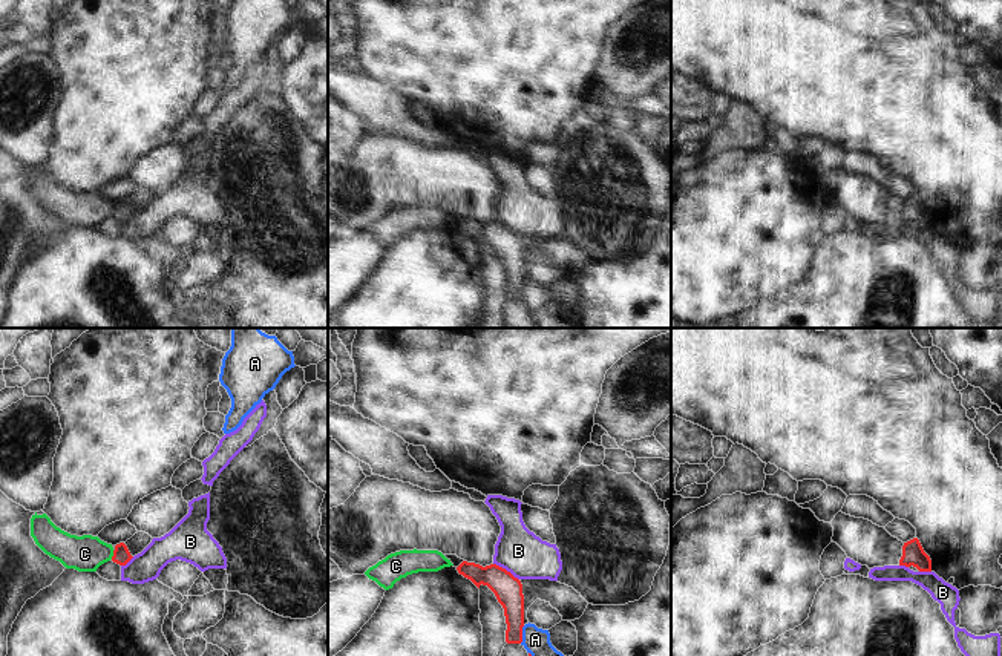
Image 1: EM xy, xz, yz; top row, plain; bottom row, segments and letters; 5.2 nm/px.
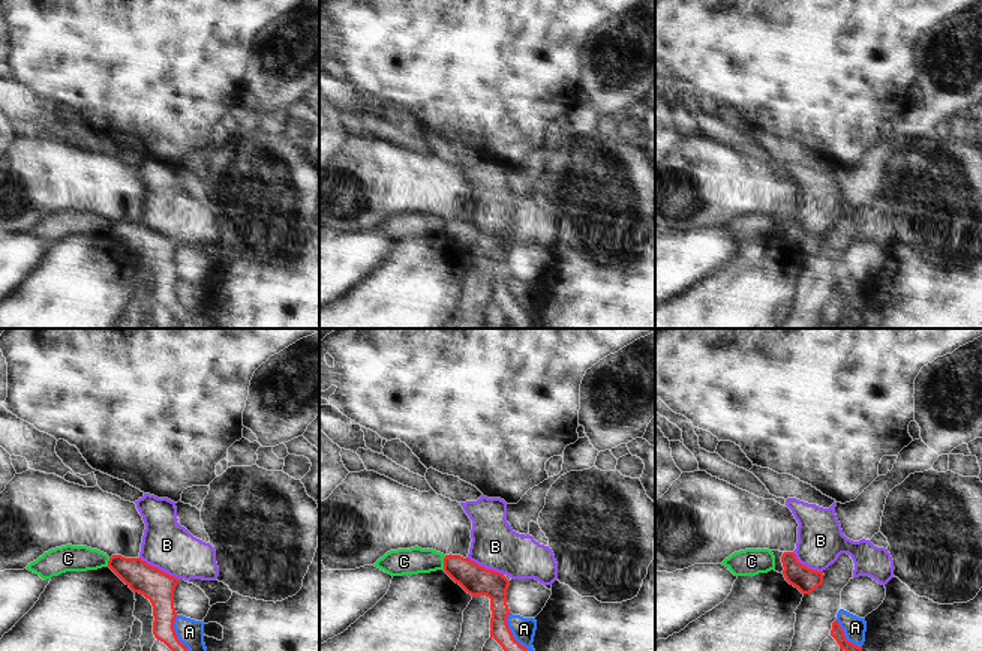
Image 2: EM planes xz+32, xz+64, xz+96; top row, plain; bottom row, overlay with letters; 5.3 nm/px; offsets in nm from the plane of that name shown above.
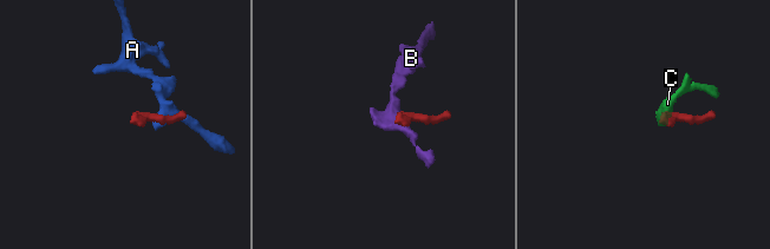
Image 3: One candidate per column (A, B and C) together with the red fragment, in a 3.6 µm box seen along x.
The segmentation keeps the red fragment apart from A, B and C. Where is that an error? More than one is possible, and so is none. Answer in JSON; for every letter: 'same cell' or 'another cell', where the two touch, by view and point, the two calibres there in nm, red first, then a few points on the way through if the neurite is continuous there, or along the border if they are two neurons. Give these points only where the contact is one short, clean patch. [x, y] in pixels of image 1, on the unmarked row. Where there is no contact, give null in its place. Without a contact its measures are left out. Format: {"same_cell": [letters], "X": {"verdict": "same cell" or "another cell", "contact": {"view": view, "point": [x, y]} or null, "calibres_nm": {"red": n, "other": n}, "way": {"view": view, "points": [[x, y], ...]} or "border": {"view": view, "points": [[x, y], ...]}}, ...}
{"same_cell": [], "A": {"verdict": "another cell", "contact": {"view": "xz", "point": [521, 291]}, "calibres_nm": {"red": 140, "other": 160}, "border": {"view": "xz", "points": [[524, 282], [520, 299]]}}, "B": {"verdict": "another cell", "contact": {"view": "xz", "point": [504, 226]}, "calibres_nm": {"red": 150, "other": 240}, "border": {"view": "xz", "points": [[494, 219], [509, 227], [518, 236]]}}, "C": {"verdict": "another cell", "contact": {"view": "xy", "point": [114, 212]}, "calibres_nm": {"red": 90, "other": 190}, "border": {"view": "xy", "points": [[114, 207], [111, 215]]}}}

